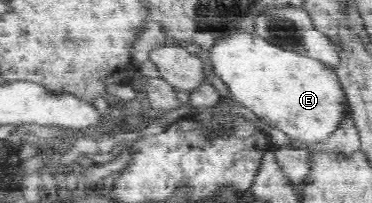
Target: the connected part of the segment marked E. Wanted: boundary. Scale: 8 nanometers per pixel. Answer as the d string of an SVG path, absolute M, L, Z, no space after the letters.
M248 31L227 32L210 44L205 51L212 70L227 86L236 103L249 108L271 127L278 128L289 138L302 140L309 146L320 144L330 136L340 120L340 100L343 88L334 73L328 73L324 63L289 47L281 47Z

